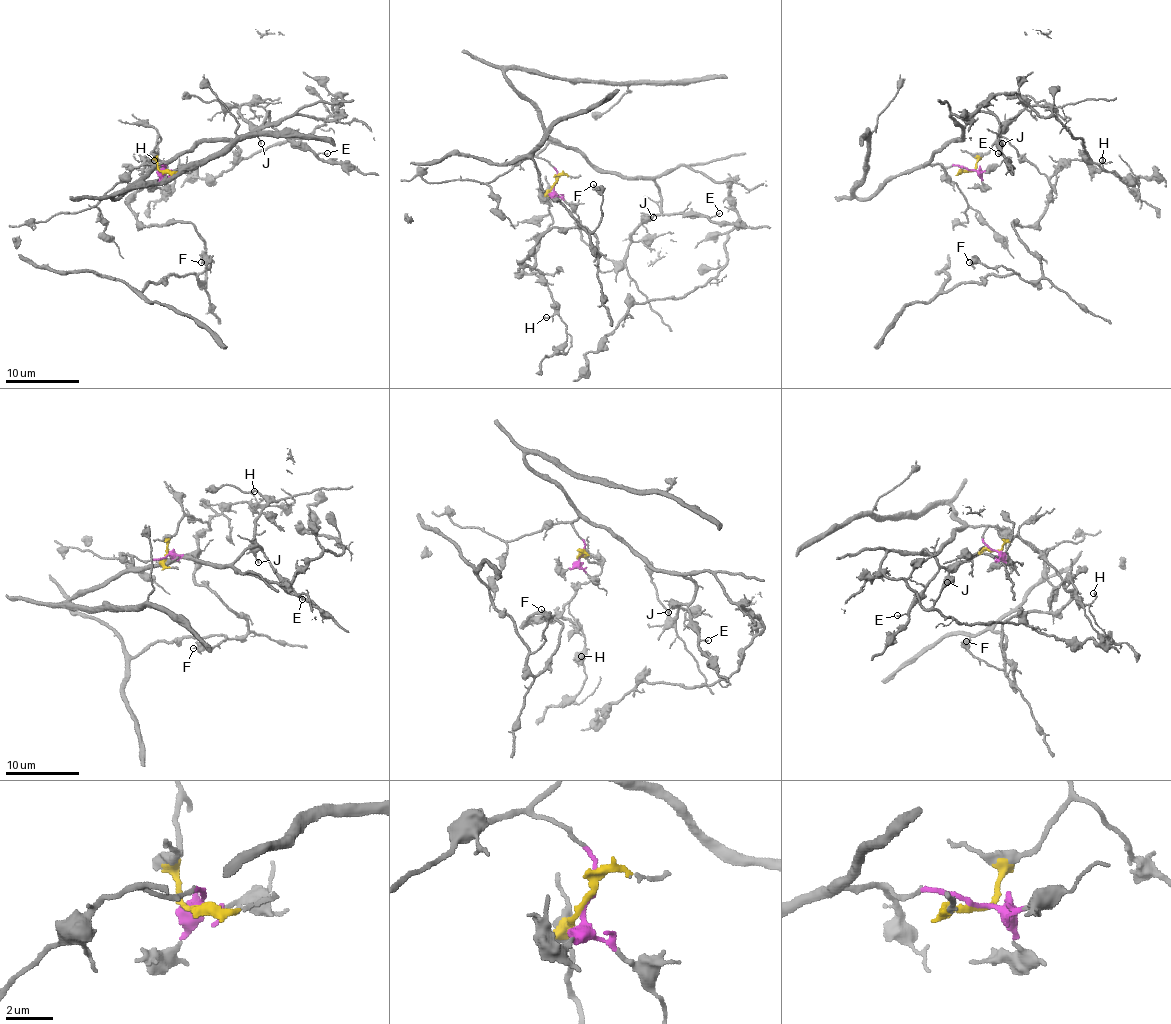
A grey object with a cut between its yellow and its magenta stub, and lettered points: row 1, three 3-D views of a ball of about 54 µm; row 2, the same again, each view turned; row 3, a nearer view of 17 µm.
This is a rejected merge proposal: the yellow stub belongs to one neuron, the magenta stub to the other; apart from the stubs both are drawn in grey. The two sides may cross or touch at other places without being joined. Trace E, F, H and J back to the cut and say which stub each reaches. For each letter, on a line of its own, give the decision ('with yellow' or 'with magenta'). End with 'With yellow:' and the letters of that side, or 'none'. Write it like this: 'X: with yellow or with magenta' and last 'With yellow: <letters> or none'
E: with magenta
F: with yellow
H: with yellow
J: with magenta
With yellow: F, H

